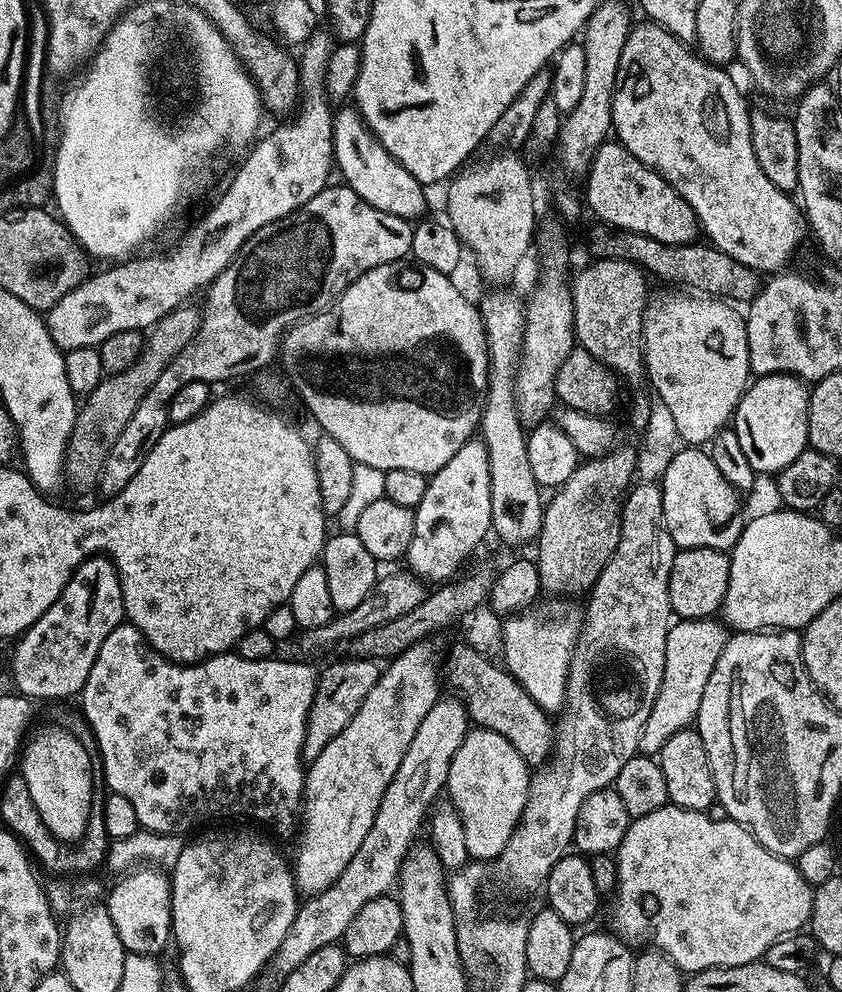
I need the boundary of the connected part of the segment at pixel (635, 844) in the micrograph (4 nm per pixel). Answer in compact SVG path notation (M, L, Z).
M669 802L664 807L654 810L651 814L642 814L635 817L629 823L624 841L620 843L618 851L615 853L616 869L618 870L618 882L616 883L616 924L619 935L625 941L633 942L637 940L640 946L651 946L667 954L673 962L679 966L681 972L685 974L695 974L705 972L708 968L733 968L743 964L755 964L784 936L794 936L801 931L812 919L812 893L813 885L802 878L795 863L791 859L783 856L776 856L766 846L762 846L752 837L748 829L743 828L736 820L721 818L721 820L711 820L708 812L695 812L685 808L677 808L675 804Z

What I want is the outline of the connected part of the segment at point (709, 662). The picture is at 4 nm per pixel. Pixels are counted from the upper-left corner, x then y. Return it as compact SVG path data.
M716 618L677 619L673 623L666 634L666 666L662 674L662 686L658 690L658 698L654 698L650 718L646 718L646 726L642 726L640 731L639 755L655 757L662 746L666 746L674 734L678 734L678 730L695 725L706 682L710 682L710 674L714 674L714 666L718 666L718 658L722 658L722 650L726 650L729 635L727 623Z

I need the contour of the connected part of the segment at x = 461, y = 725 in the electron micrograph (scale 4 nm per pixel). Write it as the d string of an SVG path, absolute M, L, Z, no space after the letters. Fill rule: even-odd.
M451 699L437 700L430 714L422 718L418 734L414 734L414 742L410 742L410 750L402 754L402 763L398 770L394 770L394 778L390 778L386 794L382 794L382 806L378 806L374 826L370 826L362 846L358 846L358 854L346 862L346 870L338 874L329 888L311 893L305 899L308 901L297 907L294 922L290 922L290 930L286 938L282 938L282 946L274 957L274 964L281 968L281 973L287 974L302 966L314 950L343 941L346 926L350 926L358 910L362 910L366 902L385 895L391 889L388 887L397 883L400 864L413 848L415 840L412 839L419 828L421 831L430 805L437 799L436 788L443 789L447 785L450 762L470 731L468 712L459 699Z

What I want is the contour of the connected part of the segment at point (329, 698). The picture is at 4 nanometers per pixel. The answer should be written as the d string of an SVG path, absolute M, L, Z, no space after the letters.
M351 658L352 660L336 660L321 676L316 680L316 693L312 699L312 711L308 713L308 729L304 739L304 758L305 761L311 762L330 746L330 742L358 714L358 706L374 690L378 682L382 668L377 661L366 660L363 658Z

